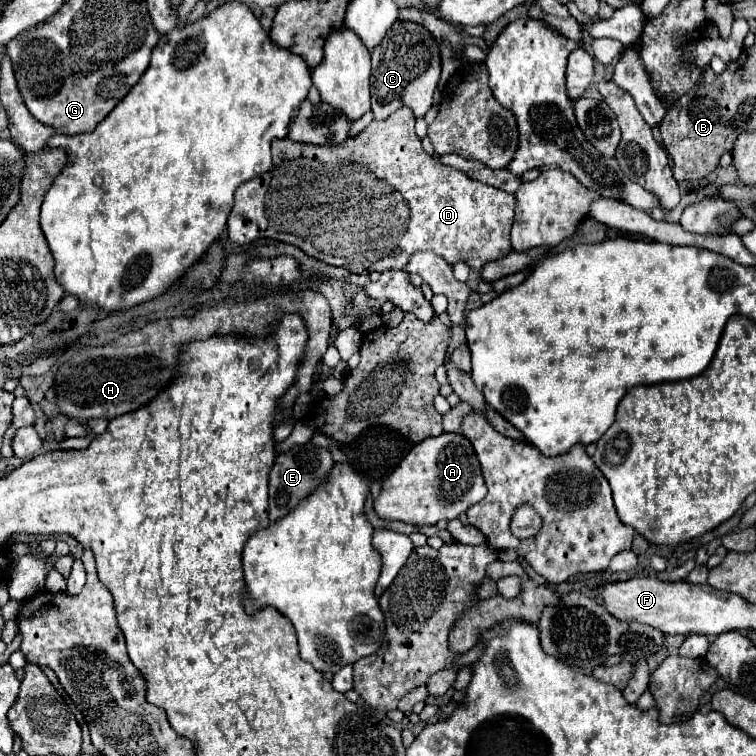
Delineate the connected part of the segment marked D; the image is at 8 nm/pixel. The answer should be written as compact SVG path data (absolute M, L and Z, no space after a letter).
M399 107L393 115L389 115L387 119L383 121L371 121L369 127L365 127L361 133L349 137L347 141L343 141L341 145L309 145L309 143L297 143L297 141L289 141L289 139L275 139L271 143L271 151L273 151L273 167L263 173L261 177L255 177L255 179L249 179L245 181L245 185L239 185L237 191L235 191L235 203L233 203L233 209L231 209L231 215L229 215L229 223L227 223L227 237L229 241L233 243L239 243L239 245L245 245L245 243L251 243L255 239L275 239L275 241L285 241L285 243L291 243L295 247L299 247L301 251L305 251L307 255L323 261L323 263L329 263L329 265L335 265L335 267L343 267L351 273L357 273L357 275L369 275L373 271L391 271L391 269L405 269L409 259L419 253L419 251L431 251L439 257L443 257L449 265L455 265L455 263L467 263L473 271L479 271L483 269L487 263L491 261L497 261L497 259L503 259L509 251L511 251L511 241L509 241L509 229L511 229L511 223L513 223L513 213L515 213L515 195L511 193L505 193L497 187L491 187L491 185L485 185L481 181L475 181L471 177L467 177L463 171L455 169L455 167L449 167L449 165L443 165L439 159L427 155L421 147L421 139L415 135L415 115L409 107Z

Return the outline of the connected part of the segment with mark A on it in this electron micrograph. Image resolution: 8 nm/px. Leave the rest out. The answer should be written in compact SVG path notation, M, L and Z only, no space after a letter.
M441 433L417 443L401 465L383 481L383 491L373 507L381 519L403 521L415 527L455 519L487 493L473 445L463 433Z

